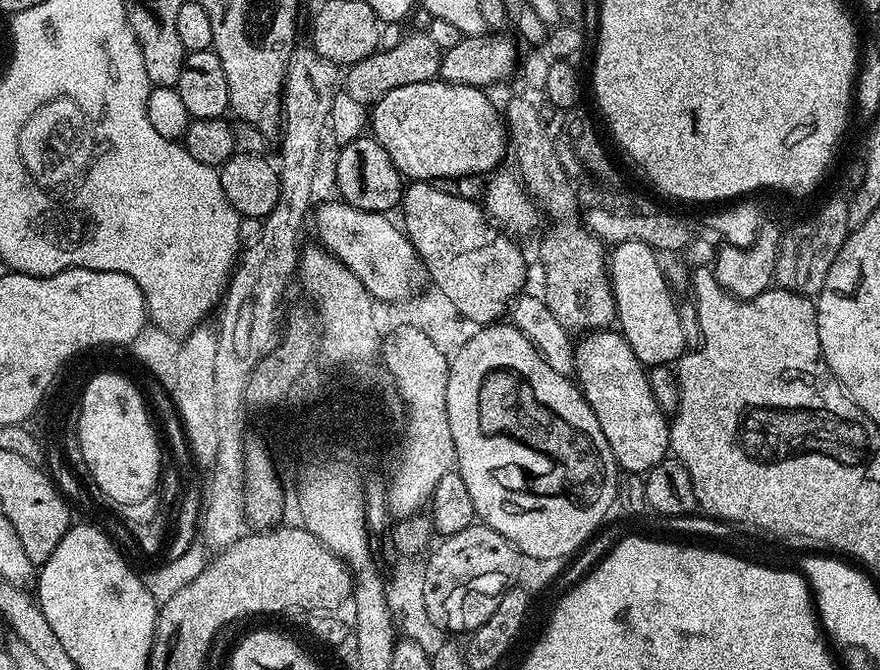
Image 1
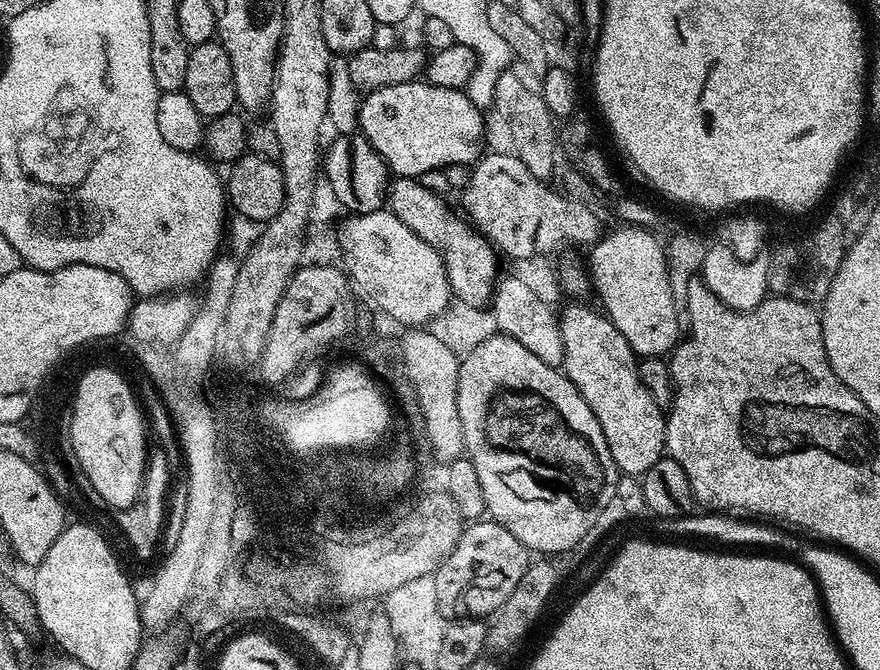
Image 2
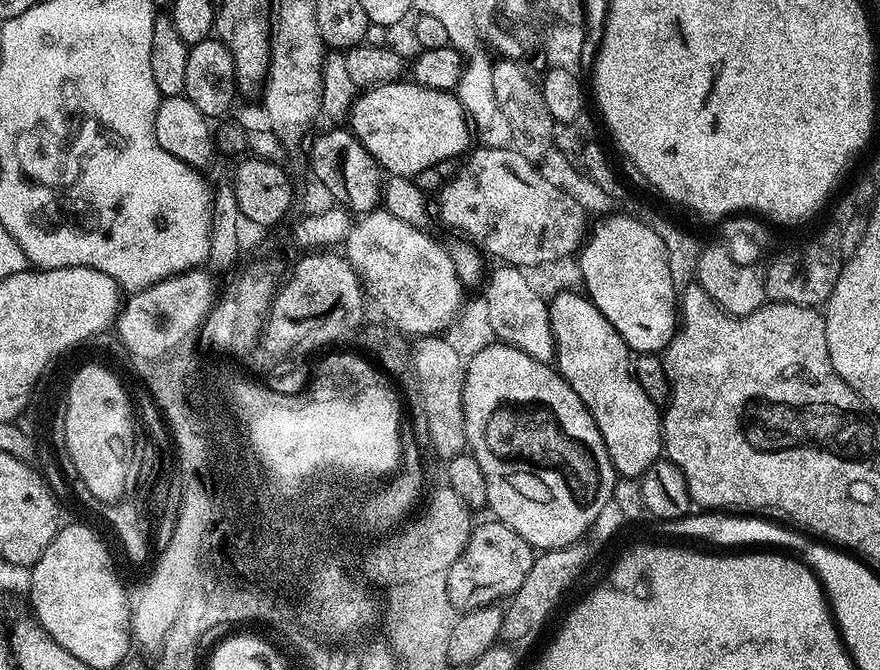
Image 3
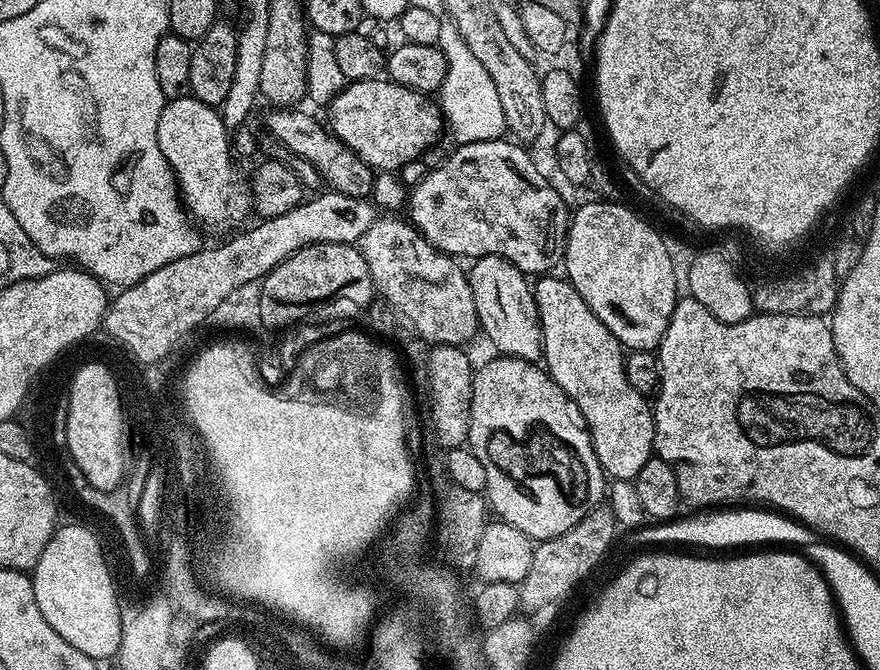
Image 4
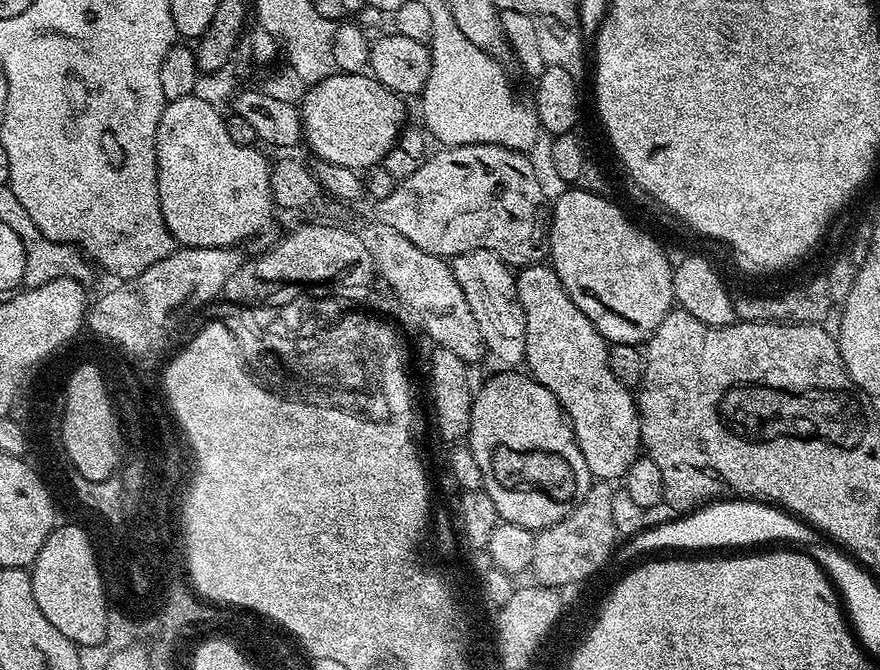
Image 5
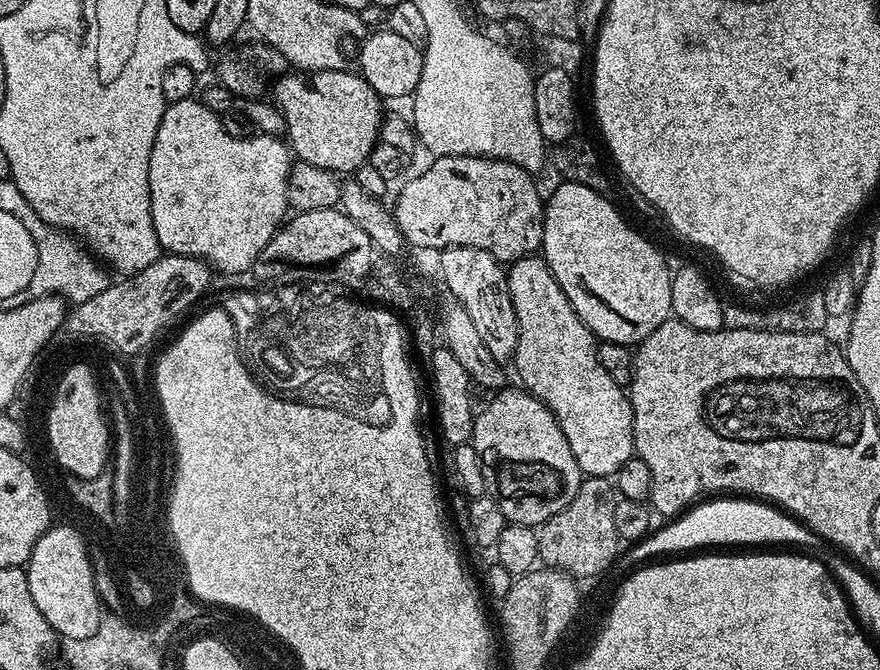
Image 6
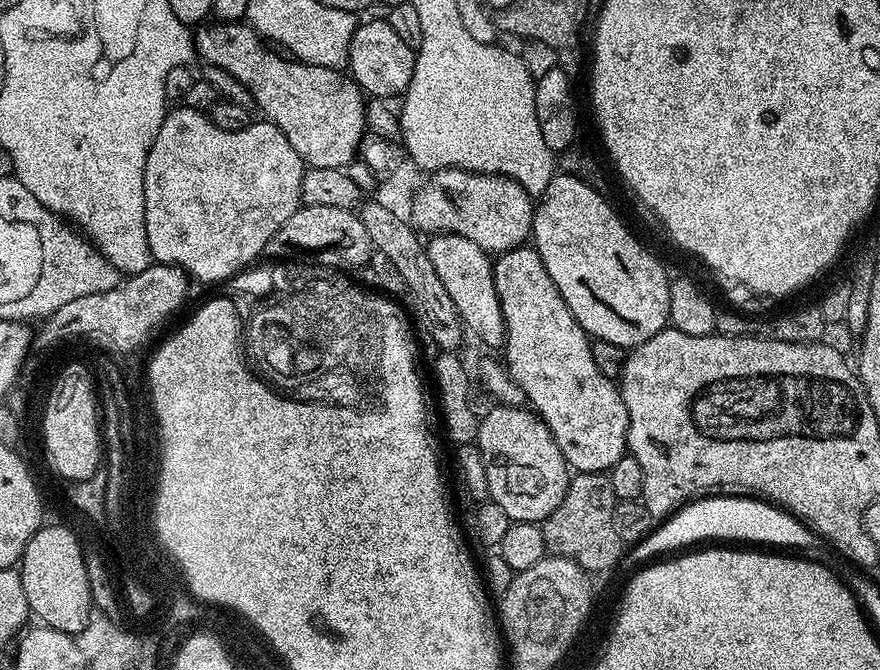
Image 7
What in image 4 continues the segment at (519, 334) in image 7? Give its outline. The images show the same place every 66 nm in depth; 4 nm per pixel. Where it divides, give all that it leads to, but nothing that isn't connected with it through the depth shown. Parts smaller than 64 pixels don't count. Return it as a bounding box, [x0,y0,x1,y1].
[532,274,654,481]

